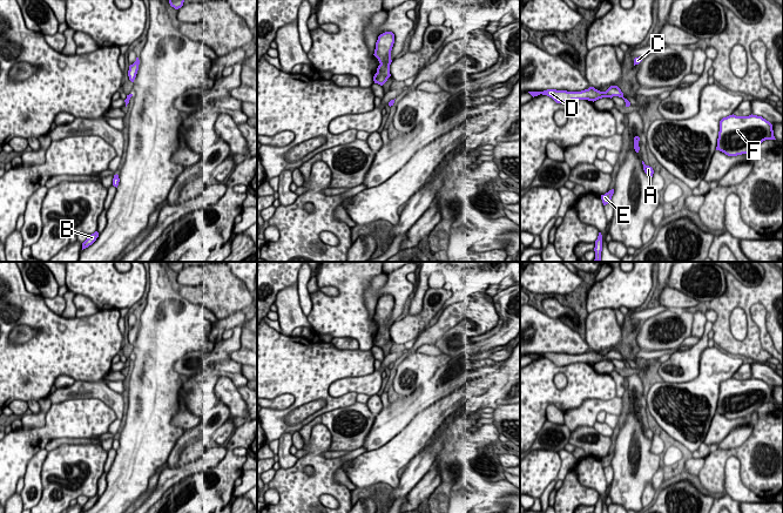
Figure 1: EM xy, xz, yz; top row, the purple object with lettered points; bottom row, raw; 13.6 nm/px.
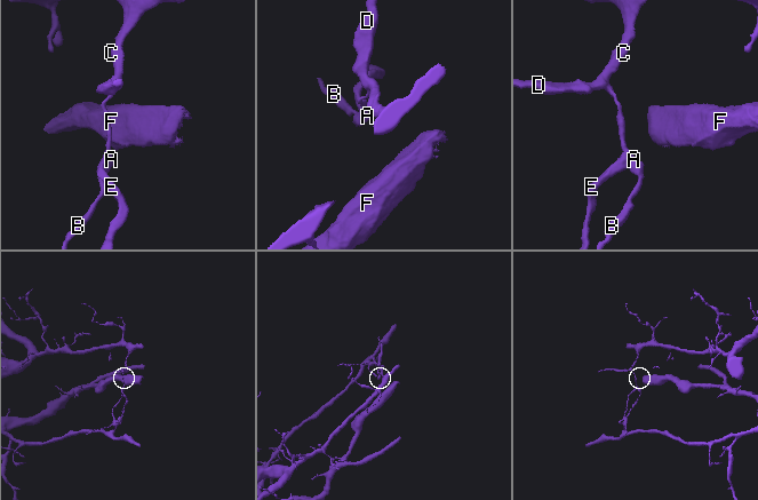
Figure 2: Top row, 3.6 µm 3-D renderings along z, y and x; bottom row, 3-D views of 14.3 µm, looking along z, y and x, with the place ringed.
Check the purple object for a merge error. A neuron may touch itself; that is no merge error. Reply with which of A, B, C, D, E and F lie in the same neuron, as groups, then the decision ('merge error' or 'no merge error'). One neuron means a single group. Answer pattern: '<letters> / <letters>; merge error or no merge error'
A B E F / C D; merge error

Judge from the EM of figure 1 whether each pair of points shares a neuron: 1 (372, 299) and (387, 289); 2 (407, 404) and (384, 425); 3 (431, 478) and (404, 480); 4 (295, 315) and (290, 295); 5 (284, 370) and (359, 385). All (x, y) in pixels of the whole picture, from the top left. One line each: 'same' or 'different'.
1: different
2: same
3: different
4: same
5: different

